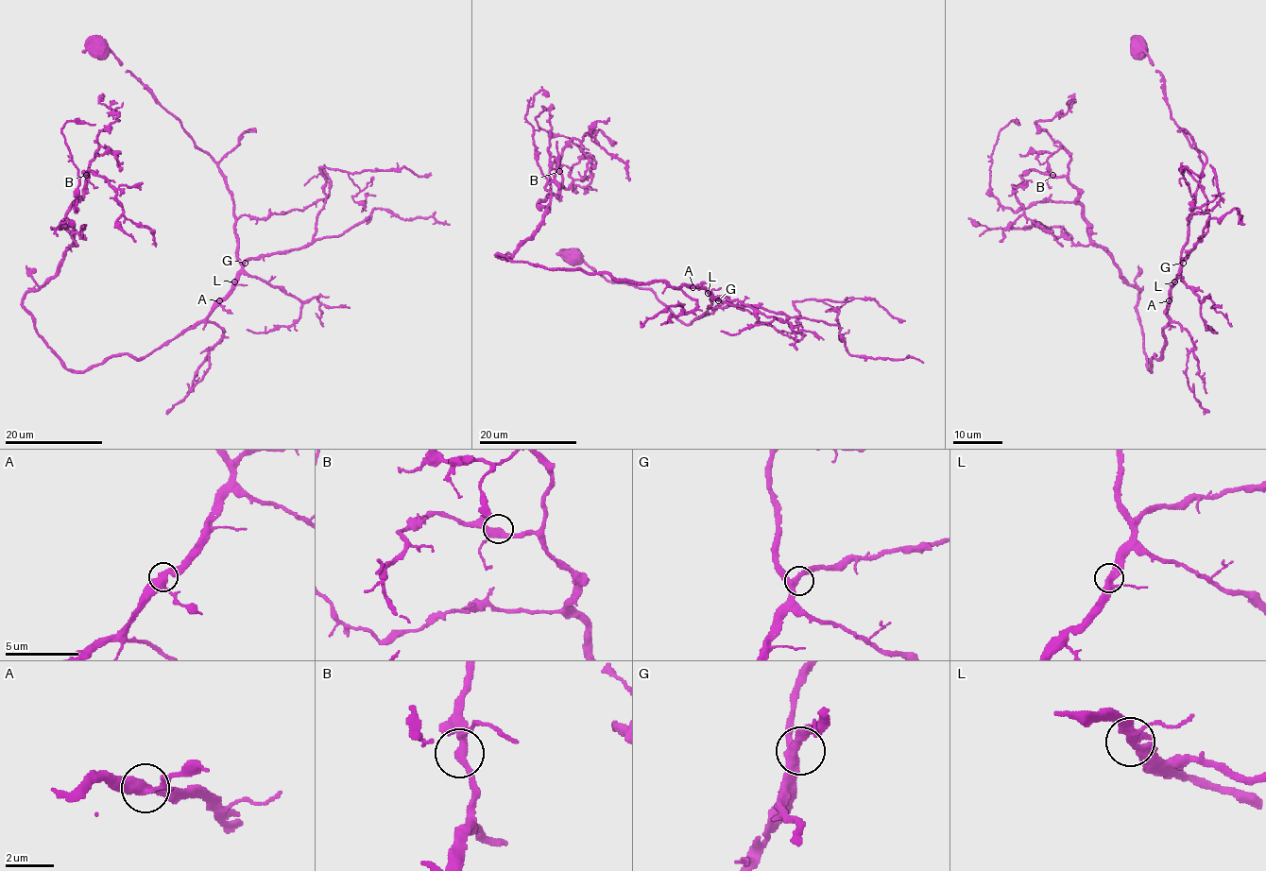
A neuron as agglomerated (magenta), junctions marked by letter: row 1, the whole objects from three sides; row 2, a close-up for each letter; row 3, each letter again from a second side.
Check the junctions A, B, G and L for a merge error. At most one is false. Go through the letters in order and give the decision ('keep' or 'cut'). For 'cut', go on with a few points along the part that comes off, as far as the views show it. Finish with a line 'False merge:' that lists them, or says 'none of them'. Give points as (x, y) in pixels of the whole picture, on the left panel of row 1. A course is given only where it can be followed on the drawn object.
A: keep
B: keep
G: keep
L: keep
False merge: none of them

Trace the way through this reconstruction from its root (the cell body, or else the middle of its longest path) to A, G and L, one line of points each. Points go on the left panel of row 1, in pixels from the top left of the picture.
A: (98, 45), (105, 45), (179, 122), (224, 179), (233, 204), (241, 272), (235, 286), (219, 300)
G: (98, 45), (100, 42), (107, 46), (217, 166), (233, 204), (237, 258), (245, 263)
L: (98, 45), (100, 42), (107, 46), (217, 166), (233, 204), (237, 259), (241, 265), (241, 272), (233, 282)

